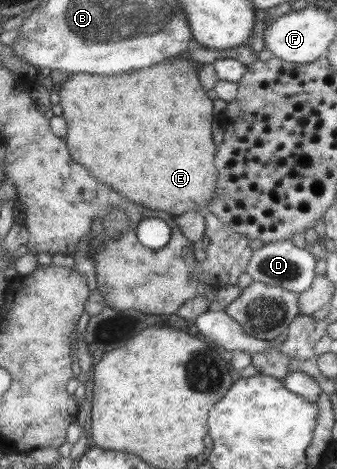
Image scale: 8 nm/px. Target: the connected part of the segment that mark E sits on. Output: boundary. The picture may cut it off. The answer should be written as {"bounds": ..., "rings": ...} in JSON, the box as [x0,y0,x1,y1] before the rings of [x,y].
{"bounds":[60,60,217,216],"rings":[[[173,60],[172,62],[162,61],[143,70],[136,70],[134,73],[126,72],[109,76],[95,76],[88,73],[75,73],[63,81],[60,92],[60,107],[62,119],[66,122],[67,132],[64,135],[68,153],[73,162],[84,166],[94,179],[120,193],[124,199],[132,203],[140,204],[148,209],[154,209],[169,213],[172,216],[180,215],[184,211],[204,212],[217,179],[217,171],[213,164],[215,146],[212,143],[212,102],[208,99],[205,89],[198,81],[195,63],[191,60]]]}

